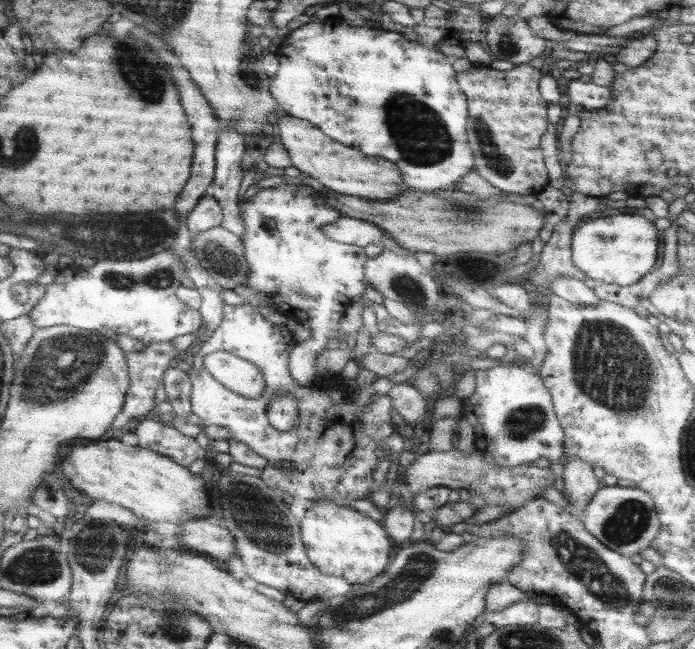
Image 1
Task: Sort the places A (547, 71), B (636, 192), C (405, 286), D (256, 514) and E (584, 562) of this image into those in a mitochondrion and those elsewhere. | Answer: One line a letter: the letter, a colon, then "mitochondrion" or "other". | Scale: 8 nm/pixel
A: other
B: other
C: mitochondrion
D: mitochondrion
E: mitochondrion

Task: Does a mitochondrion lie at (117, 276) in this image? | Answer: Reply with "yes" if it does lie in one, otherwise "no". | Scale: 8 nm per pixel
yes

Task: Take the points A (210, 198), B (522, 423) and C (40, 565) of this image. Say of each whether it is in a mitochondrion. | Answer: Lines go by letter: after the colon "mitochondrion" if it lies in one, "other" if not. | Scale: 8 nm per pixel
A: other
B: mitochondrion
C: mitochondrion

